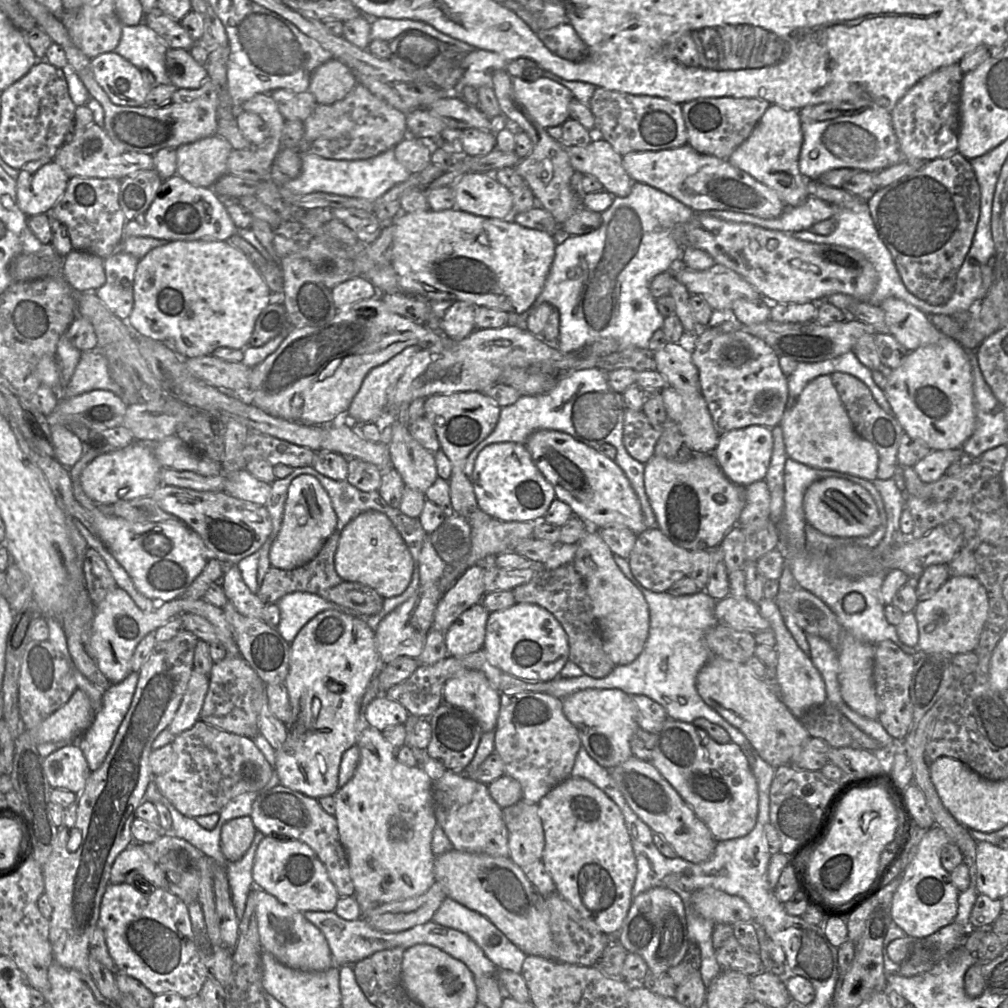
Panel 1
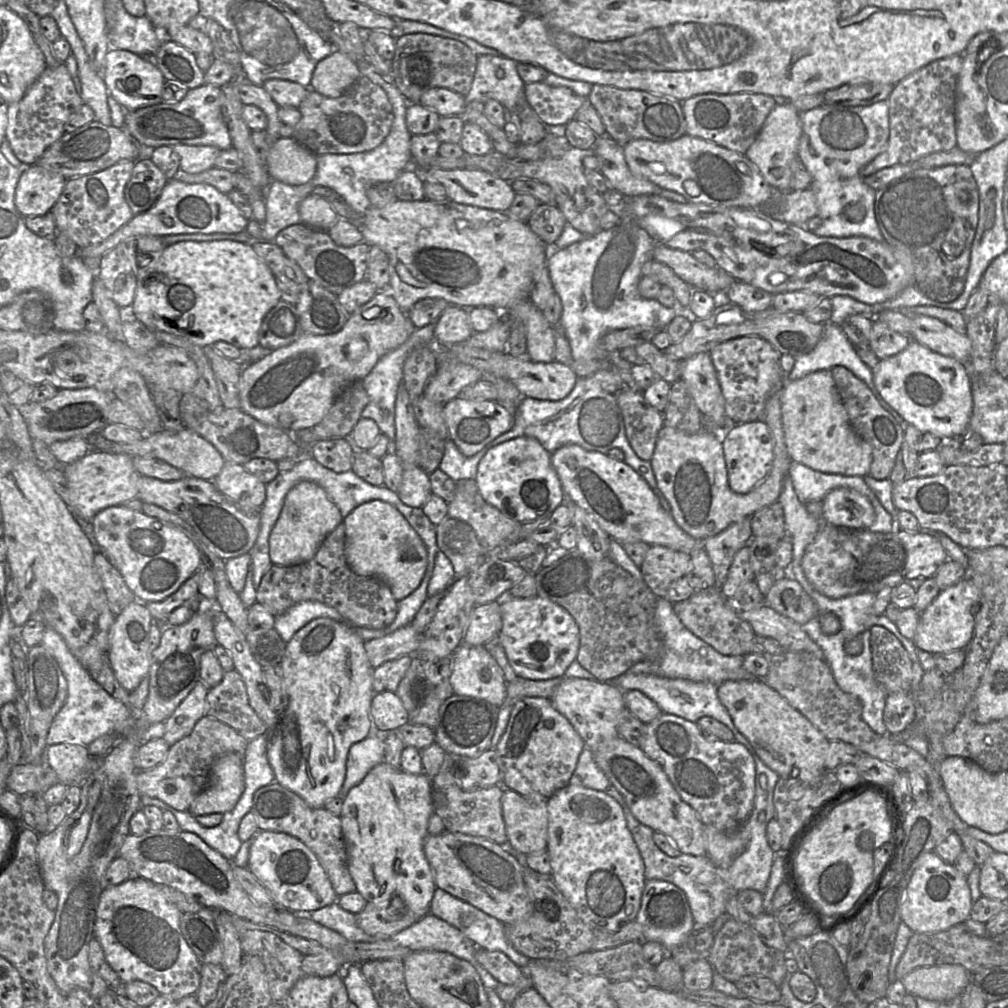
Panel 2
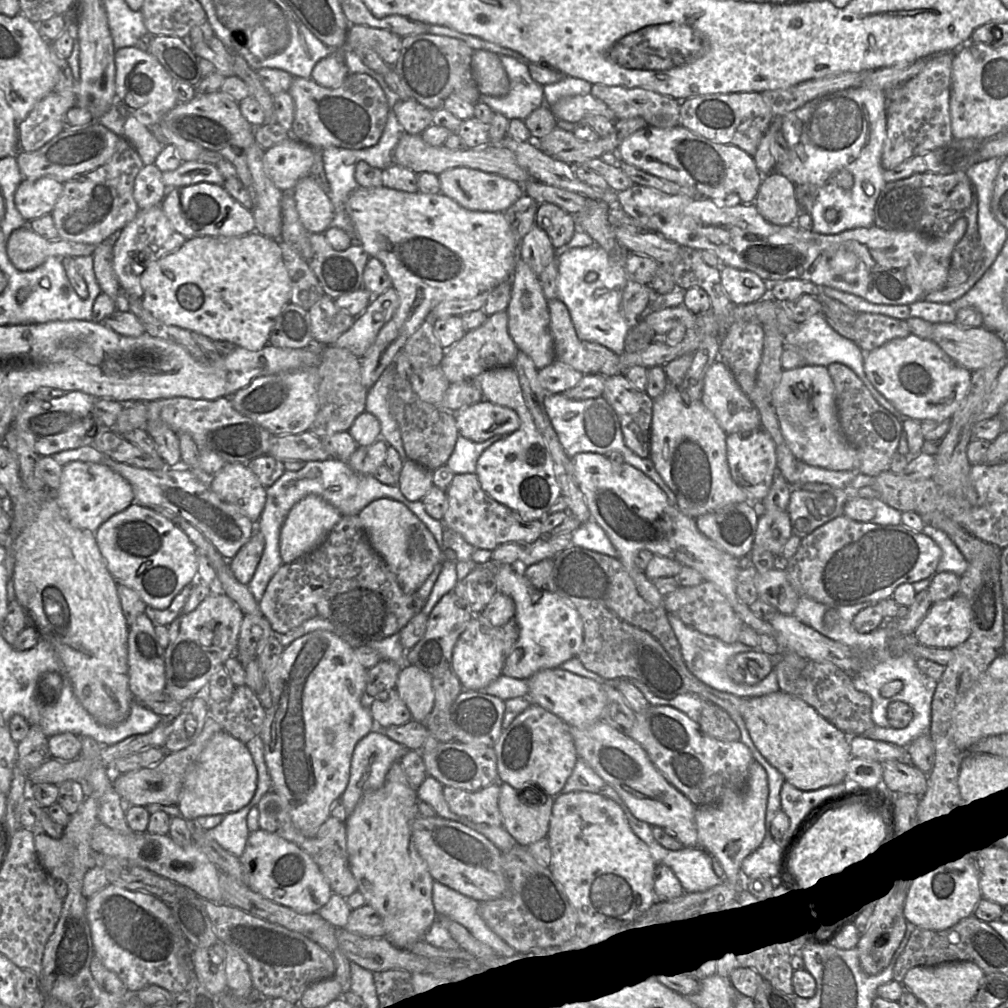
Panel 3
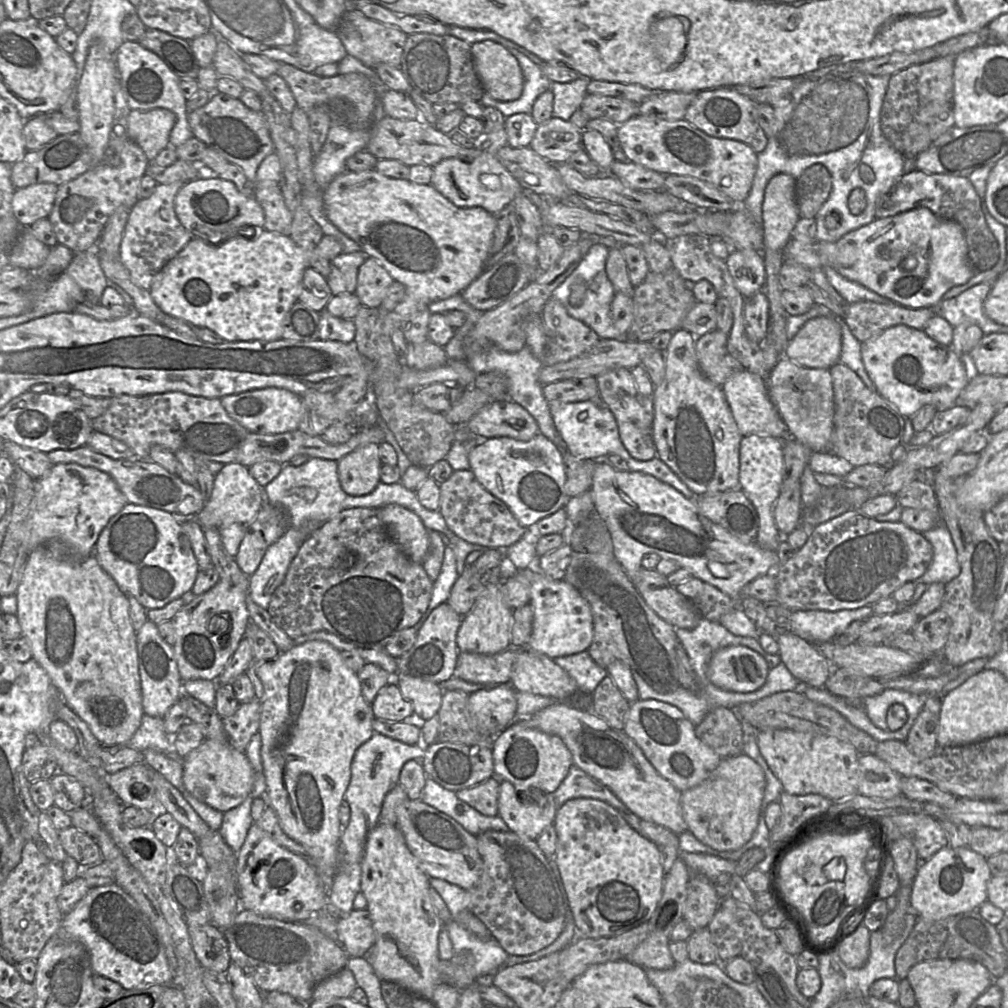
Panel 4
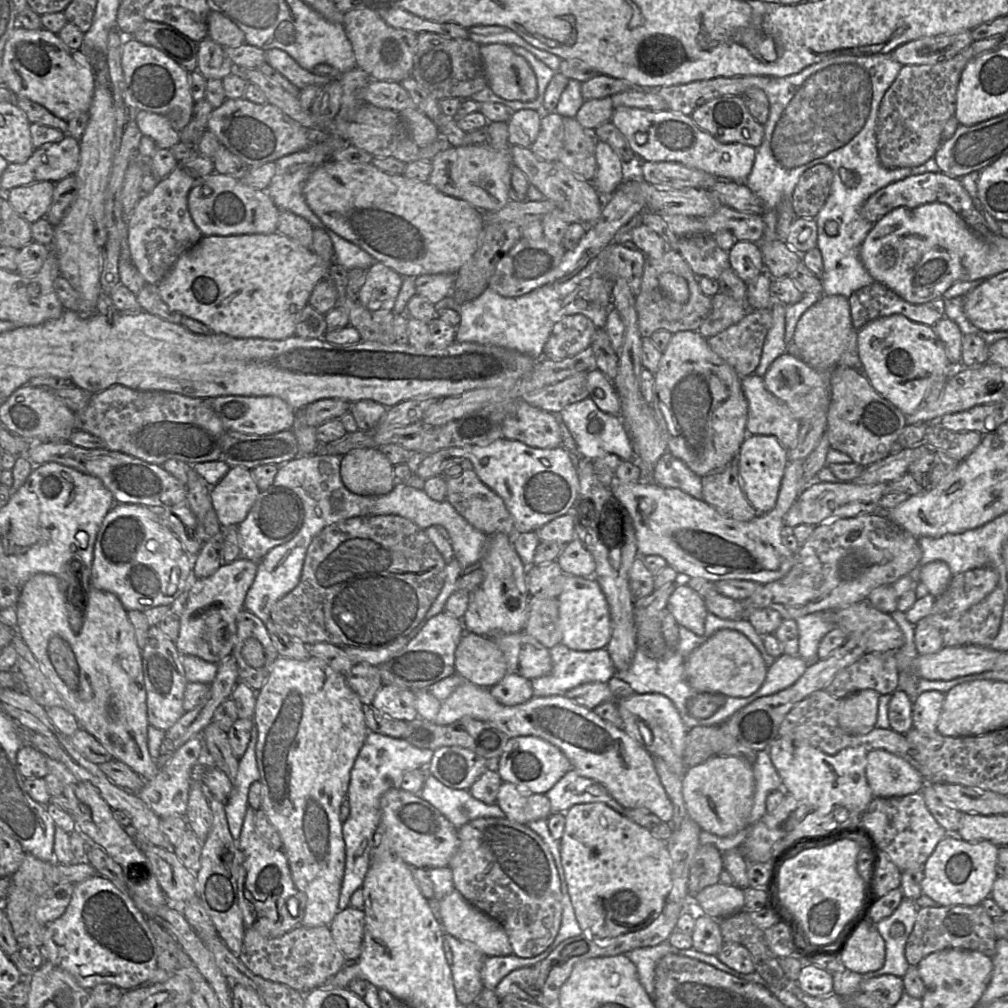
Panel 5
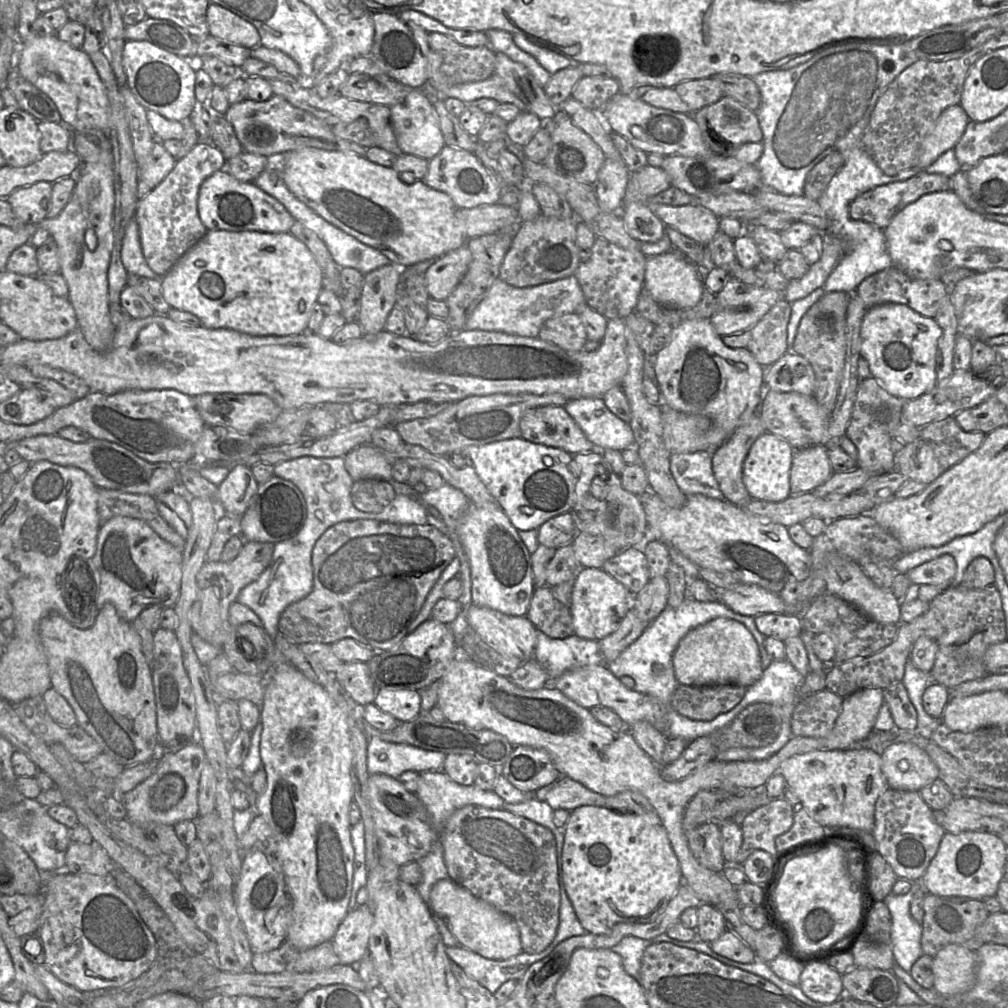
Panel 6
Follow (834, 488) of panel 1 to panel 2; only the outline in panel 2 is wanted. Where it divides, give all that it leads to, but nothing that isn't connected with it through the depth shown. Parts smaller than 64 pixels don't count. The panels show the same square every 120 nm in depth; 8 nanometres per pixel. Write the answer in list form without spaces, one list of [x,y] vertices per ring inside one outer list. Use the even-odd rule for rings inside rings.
[[[836,488],[822,500],[821,519],[849,529],[869,529],[875,521],[875,510],[870,500],[854,489]]]

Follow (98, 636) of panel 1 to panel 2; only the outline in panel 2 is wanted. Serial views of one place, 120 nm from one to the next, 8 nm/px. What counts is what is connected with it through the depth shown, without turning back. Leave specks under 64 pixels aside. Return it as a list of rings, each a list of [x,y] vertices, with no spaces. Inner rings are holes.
[[[135,600],[116,616],[108,633],[108,663],[116,679],[129,692],[135,690],[141,681],[147,677],[151,665],[149,653],[149,631],[152,618],[145,603]]]

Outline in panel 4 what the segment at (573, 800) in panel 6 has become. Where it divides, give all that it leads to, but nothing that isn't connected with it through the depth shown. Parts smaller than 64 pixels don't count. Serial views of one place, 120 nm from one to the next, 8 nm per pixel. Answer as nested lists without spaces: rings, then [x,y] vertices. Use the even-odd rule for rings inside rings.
[[[574,764],[552,794],[557,810],[567,800],[573,798],[585,797],[602,800],[614,807],[635,831],[642,833],[642,819],[633,813],[610,788]]]

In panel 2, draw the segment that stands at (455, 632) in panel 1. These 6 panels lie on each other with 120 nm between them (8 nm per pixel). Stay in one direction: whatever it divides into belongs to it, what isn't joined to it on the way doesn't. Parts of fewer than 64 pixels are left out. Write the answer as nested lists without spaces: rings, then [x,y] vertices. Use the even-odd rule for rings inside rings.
[[[497,599],[476,605],[472,611],[462,643],[484,645],[493,636],[498,635],[501,627],[501,604]]]

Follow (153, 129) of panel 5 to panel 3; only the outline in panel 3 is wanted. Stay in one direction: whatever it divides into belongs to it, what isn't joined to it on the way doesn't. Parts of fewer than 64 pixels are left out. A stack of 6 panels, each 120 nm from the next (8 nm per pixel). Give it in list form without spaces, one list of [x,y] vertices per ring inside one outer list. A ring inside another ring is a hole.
[[[129,115],[124,123],[123,137],[134,147],[144,165],[154,164],[162,145],[150,130],[134,116]]]

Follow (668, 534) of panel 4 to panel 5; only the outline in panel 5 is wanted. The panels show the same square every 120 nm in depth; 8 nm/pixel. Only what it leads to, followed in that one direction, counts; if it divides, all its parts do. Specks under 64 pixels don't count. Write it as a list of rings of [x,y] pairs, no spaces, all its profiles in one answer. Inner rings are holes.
[[[801,460],[788,462],[775,507],[747,522],[726,517],[702,499],[650,480],[623,483],[615,475],[610,488],[619,502],[618,505],[624,507],[632,519],[637,540],[637,556],[659,555],[683,578],[702,578],[713,583],[730,579],[749,580],[763,585],[783,578],[793,566],[794,553],[783,544],[783,535],[787,530],[783,518],[804,490],[803,463]],[[685,581],[673,586],[666,610],[673,615],[679,626],[697,635],[703,633],[707,608],[703,598]]]

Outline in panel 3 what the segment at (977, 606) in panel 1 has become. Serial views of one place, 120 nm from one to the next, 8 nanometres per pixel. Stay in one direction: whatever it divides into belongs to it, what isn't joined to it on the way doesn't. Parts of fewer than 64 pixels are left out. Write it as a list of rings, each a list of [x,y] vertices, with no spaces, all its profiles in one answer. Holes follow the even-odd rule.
[[[959,593],[932,605],[913,634],[915,641],[930,647],[954,649],[971,635],[966,599]]]

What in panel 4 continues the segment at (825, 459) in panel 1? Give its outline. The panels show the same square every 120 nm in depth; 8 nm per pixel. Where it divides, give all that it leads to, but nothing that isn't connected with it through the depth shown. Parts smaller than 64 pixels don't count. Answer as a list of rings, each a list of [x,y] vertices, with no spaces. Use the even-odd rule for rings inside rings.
[[[781,357],[767,378],[769,396],[787,426],[790,438],[802,443],[814,452],[829,452],[833,431],[834,391],[830,369],[806,368]]]

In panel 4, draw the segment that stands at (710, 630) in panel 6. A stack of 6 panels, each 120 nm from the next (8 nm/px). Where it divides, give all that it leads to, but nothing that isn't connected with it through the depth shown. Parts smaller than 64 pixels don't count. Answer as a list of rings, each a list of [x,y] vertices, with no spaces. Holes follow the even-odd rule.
[[[733,645],[713,654],[708,678],[720,689],[747,693],[760,689],[769,671],[766,660],[759,653],[746,646]]]

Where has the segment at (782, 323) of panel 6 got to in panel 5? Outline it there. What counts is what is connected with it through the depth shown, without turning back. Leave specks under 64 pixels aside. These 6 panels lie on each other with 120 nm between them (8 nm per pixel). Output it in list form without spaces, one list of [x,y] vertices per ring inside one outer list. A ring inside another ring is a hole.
[[[770,308],[749,310],[738,323],[707,339],[709,347],[744,378],[755,374],[772,324]]]

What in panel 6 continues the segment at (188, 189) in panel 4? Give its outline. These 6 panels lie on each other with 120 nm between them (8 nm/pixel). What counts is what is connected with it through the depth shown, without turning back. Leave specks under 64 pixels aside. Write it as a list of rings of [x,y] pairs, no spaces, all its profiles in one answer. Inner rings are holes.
[[[225,169],[213,173],[201,185],[198,195],[198,214],[208,231],[289,232],[295,218],[276,198],[253,182],[240,182]]]

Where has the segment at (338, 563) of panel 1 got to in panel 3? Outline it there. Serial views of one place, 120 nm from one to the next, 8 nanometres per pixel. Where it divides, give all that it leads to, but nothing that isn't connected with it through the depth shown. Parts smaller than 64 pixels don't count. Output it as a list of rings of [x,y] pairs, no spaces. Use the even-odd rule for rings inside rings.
[[[388,498],[377,499],[358,516],[371,546],[396,575],[402,590],[407,594],[414,594],[439,562],[457,562],[456,553],[450,549],[442,552],[426,525],[401,502]]]

